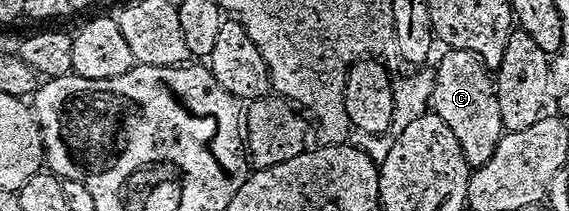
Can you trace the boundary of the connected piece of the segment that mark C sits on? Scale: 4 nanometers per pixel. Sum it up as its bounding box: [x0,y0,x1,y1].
[430,48,504,169]

